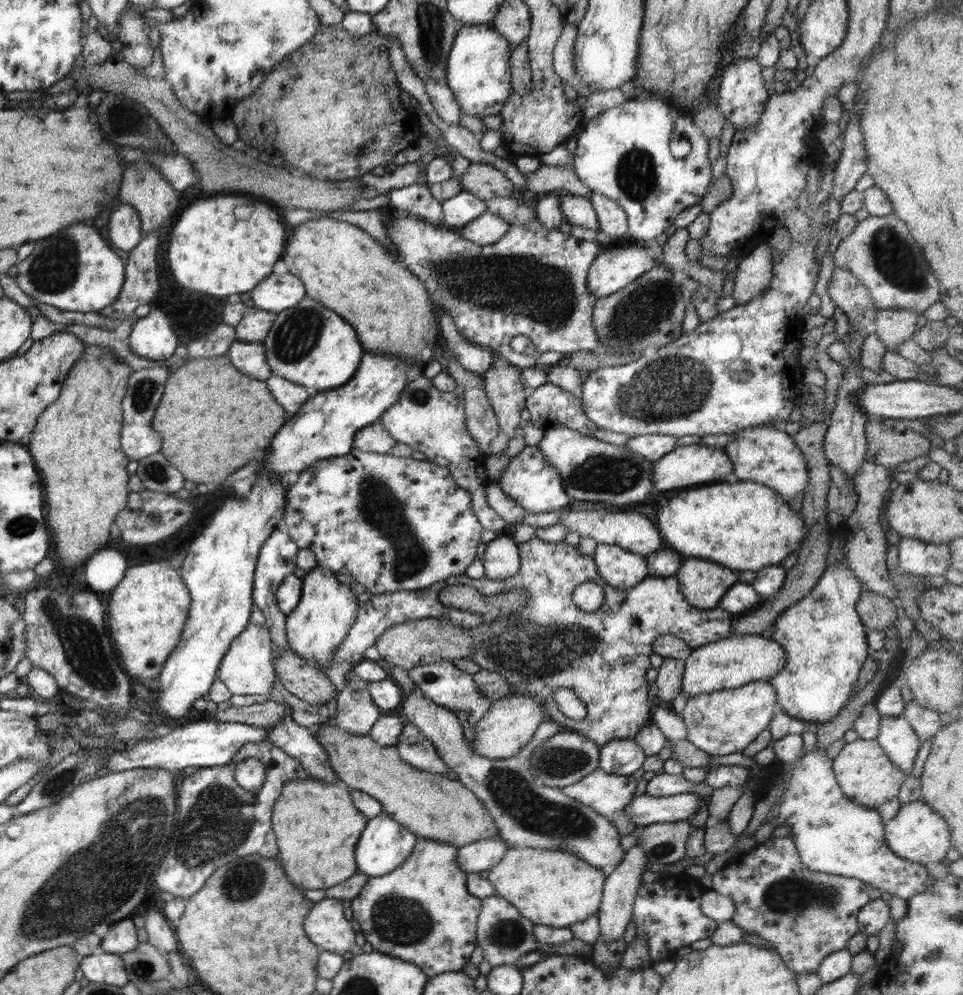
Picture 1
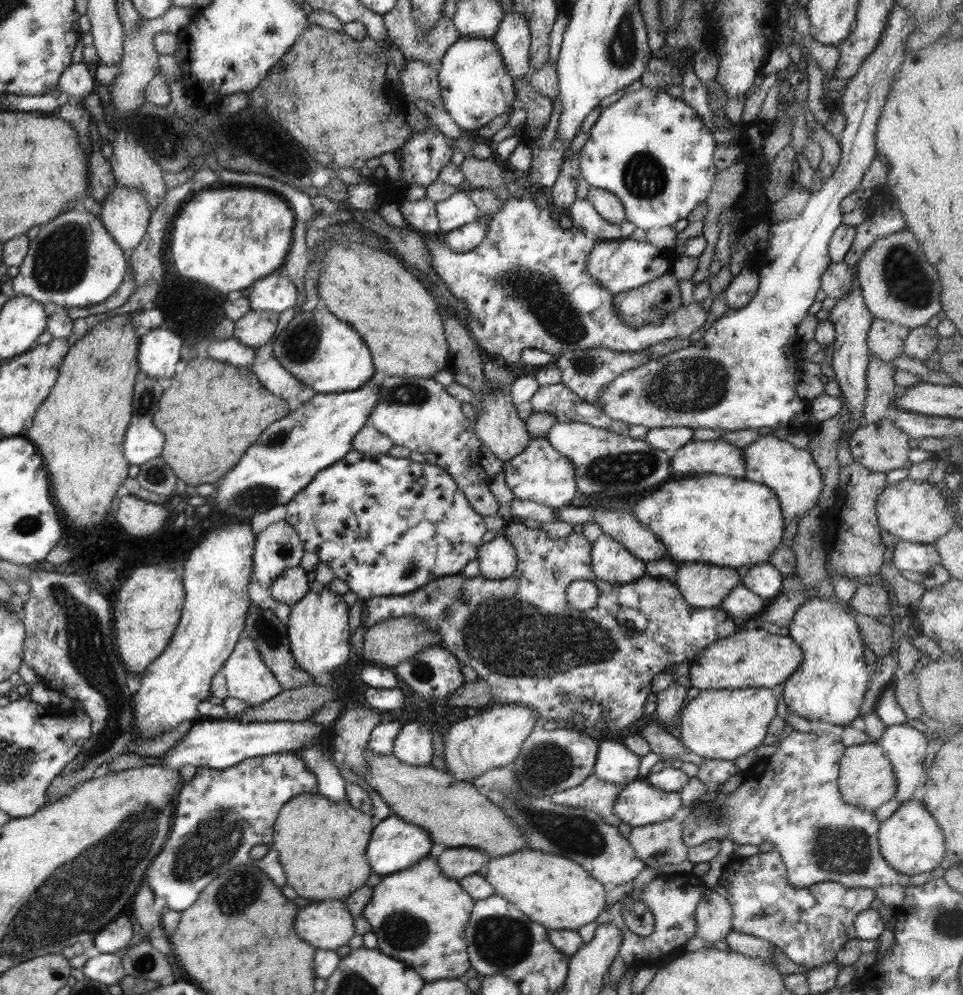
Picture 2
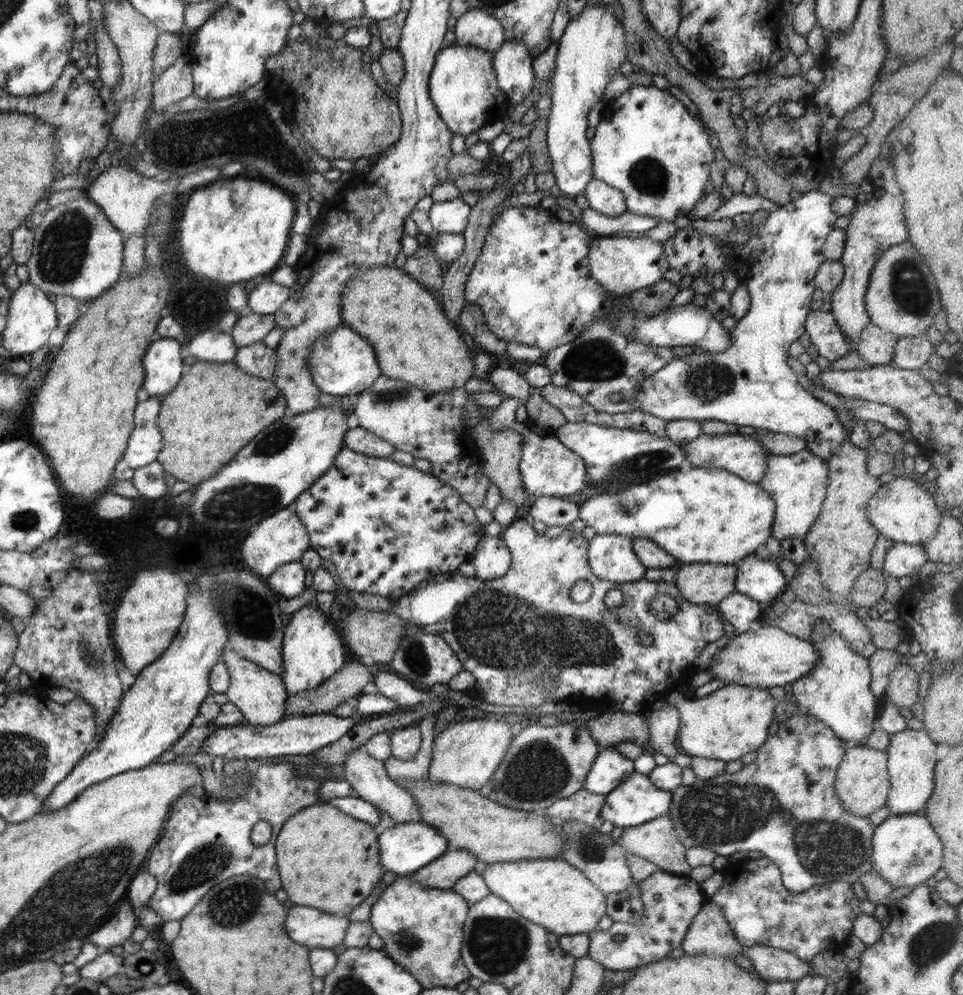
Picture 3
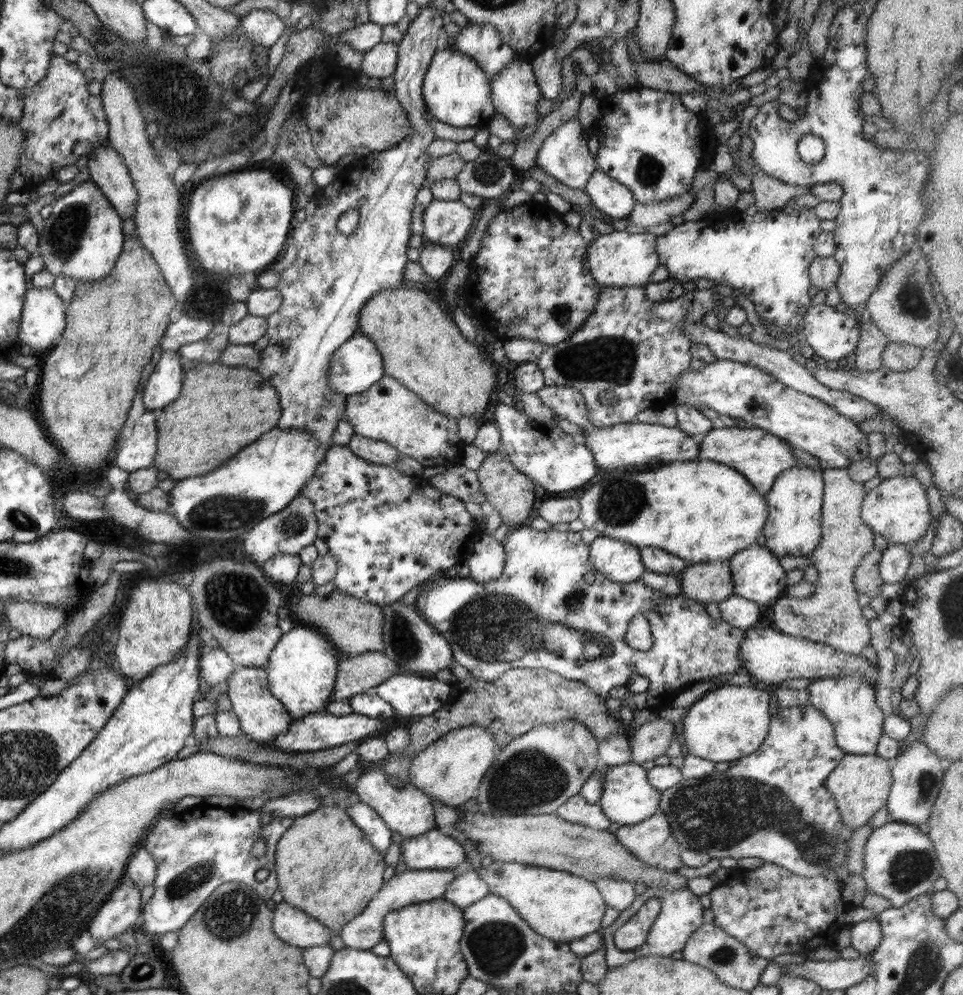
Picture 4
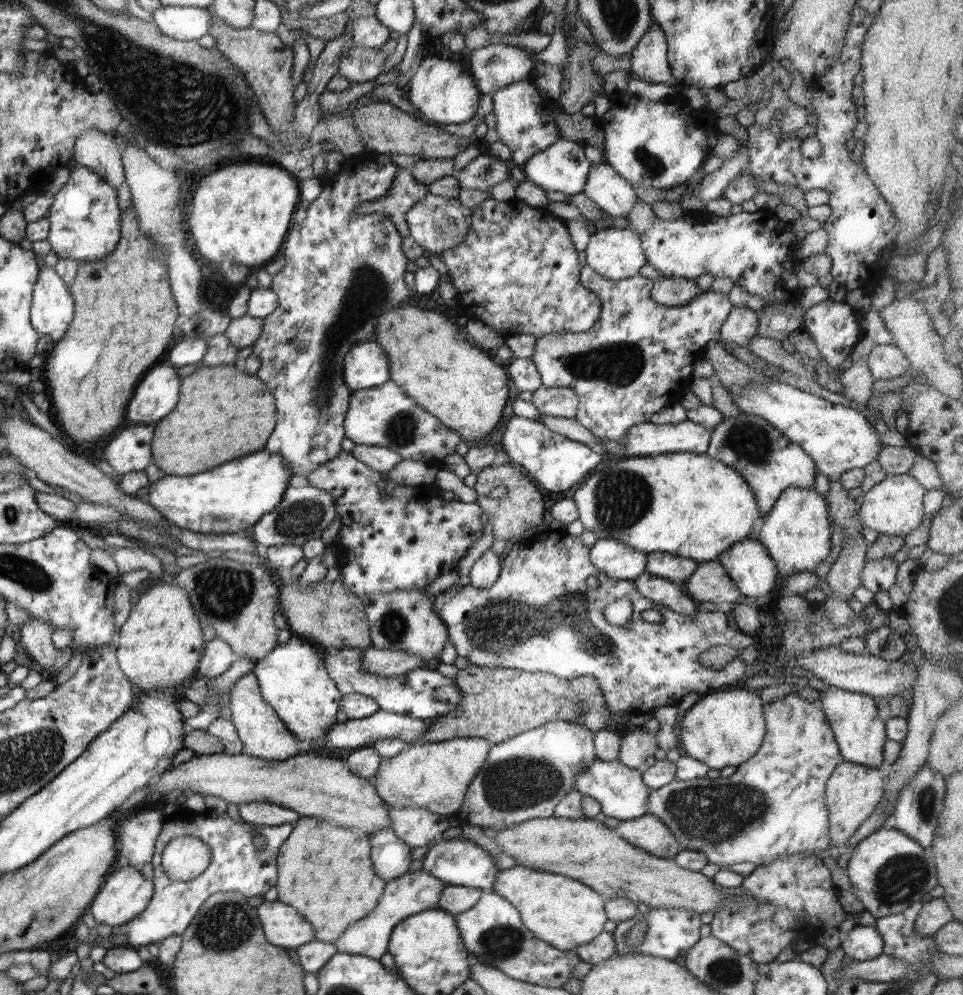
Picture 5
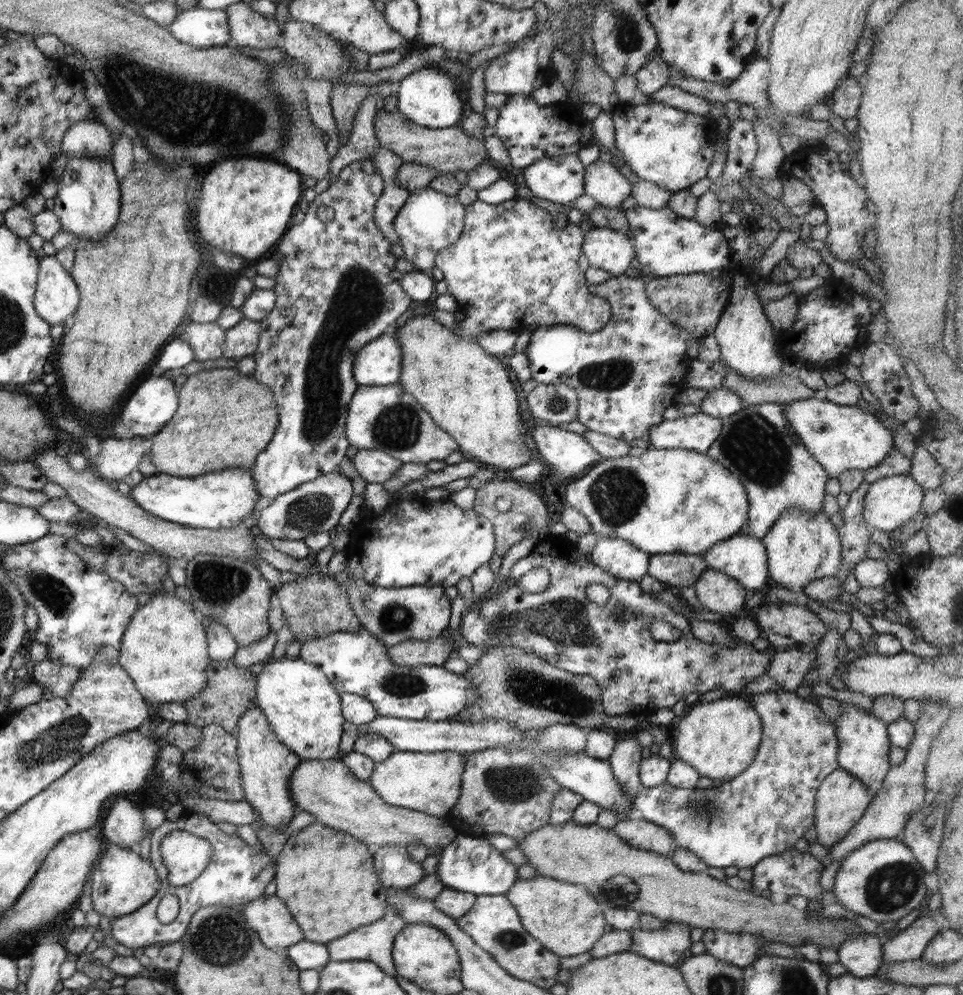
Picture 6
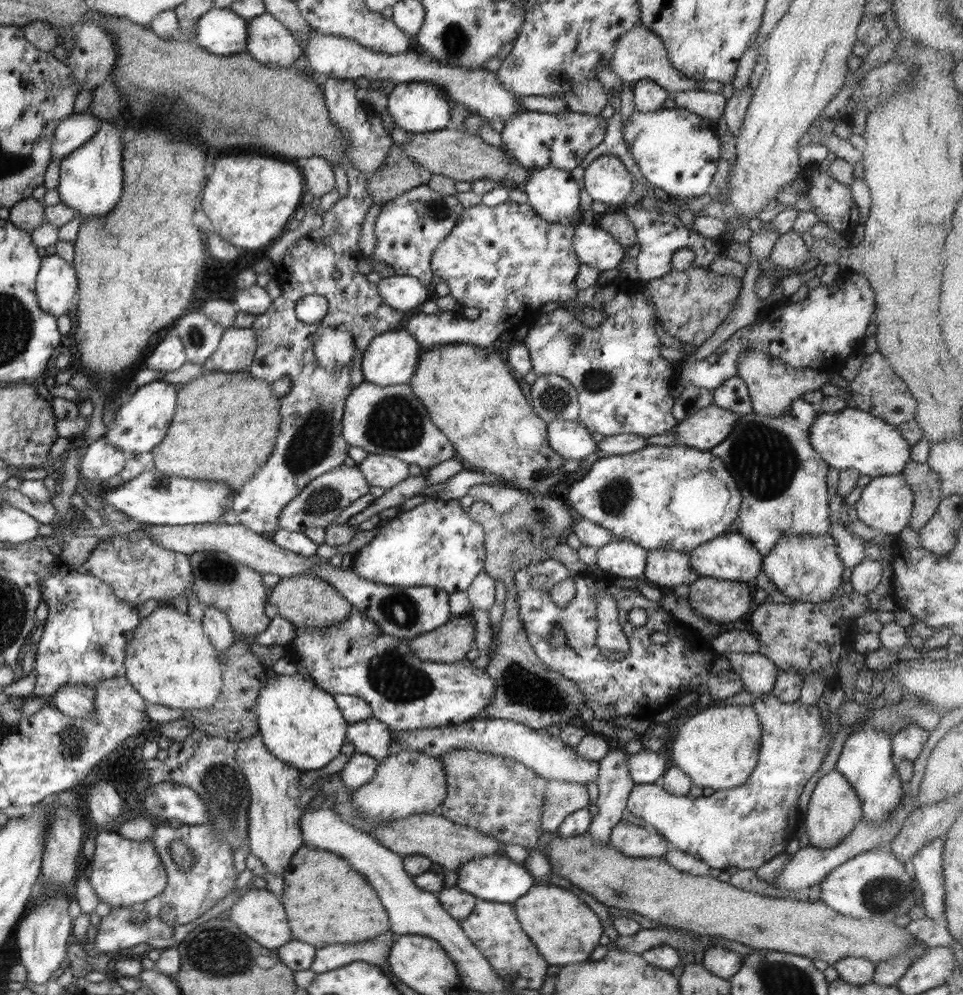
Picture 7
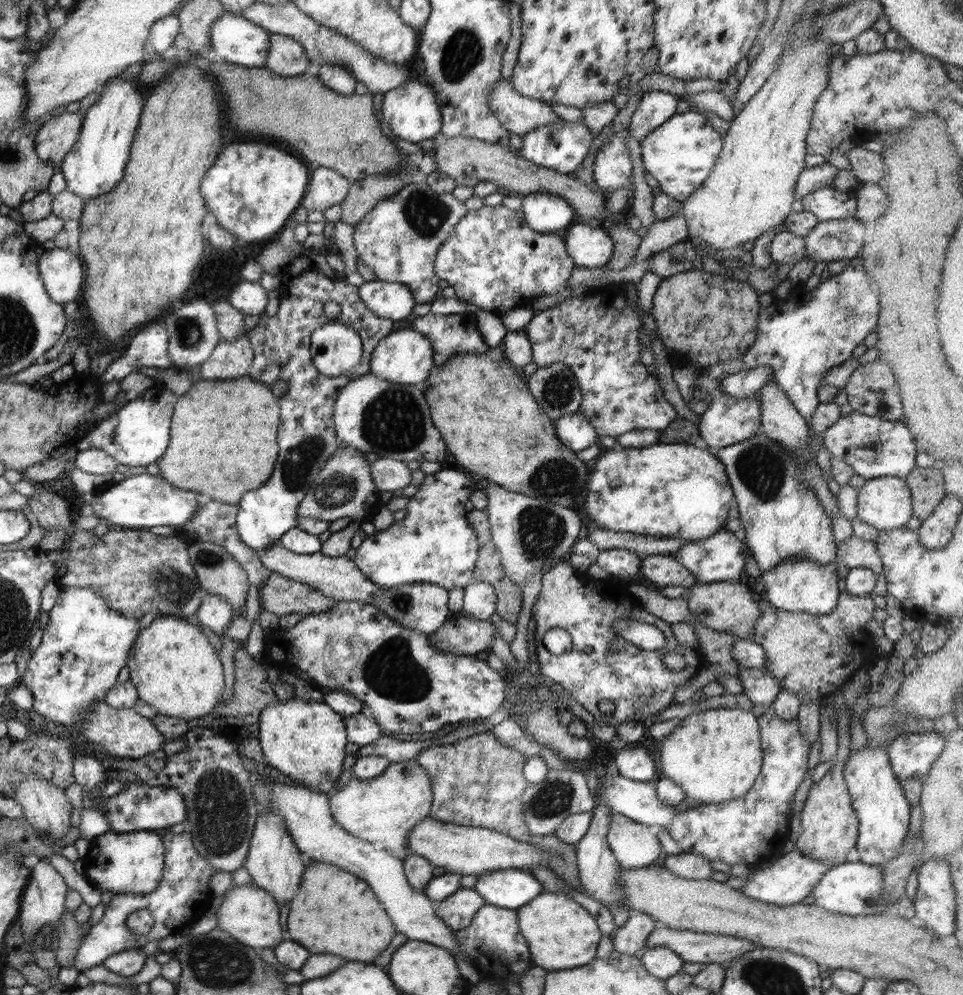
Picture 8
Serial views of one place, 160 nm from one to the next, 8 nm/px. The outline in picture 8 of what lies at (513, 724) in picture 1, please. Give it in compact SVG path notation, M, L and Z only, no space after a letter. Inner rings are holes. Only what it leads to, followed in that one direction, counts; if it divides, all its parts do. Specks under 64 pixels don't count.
M416 758L390 763L380 776L370 780L352 777L340 791L332 791L329 795L332 816L344 830L359 839L380 844L402 860L410 855L407 850L410 831L429 816L432 803L429 776Z

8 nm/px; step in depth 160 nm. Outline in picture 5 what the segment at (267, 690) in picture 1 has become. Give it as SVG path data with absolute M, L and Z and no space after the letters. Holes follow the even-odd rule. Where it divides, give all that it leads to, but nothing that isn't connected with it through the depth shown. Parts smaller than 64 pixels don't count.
M253 670L242 675L234 683L229 695L231 719L240 740L243 742L244 755L252 756L252 758L277 761L290 759L306 750L299 743L297 736L283 723L278 713L263 698Z

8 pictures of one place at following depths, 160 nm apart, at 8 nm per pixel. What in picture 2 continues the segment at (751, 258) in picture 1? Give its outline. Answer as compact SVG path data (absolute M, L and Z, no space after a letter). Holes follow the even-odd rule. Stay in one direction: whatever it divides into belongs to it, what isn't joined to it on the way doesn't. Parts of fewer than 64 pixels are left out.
M750 266L732 278L727 288L723 290L726 302L730 309L741 309L746 306L759 287L759 274Z

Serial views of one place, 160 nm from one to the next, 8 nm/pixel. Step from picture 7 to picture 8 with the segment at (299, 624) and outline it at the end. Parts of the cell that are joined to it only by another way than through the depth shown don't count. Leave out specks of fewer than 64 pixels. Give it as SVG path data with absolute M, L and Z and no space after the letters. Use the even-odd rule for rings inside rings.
M275 572L258 588L258 592L263 611L271 612L277 617L293 613L306 616L311 613L330 612L337 602L309 584L290 580Z

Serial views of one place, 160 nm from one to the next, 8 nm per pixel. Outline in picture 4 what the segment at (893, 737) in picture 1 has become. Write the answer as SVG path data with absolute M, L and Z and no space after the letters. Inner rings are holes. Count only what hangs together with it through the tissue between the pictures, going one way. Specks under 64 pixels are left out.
M915 740L912 744L908 744L902 752L899 752L892 763L893 781L885 805L891 814L892 821L908 823L925 830L931 808L942 788L945 764L944 760L938 758L922 740Z

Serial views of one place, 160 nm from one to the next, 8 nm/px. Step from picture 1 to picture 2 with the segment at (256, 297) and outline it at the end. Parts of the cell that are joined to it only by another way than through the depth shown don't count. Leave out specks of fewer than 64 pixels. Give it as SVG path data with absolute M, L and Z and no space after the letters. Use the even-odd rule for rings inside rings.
M272 274L252 284L247 299L252 310L280 313L297 304L300 293L285 274Z

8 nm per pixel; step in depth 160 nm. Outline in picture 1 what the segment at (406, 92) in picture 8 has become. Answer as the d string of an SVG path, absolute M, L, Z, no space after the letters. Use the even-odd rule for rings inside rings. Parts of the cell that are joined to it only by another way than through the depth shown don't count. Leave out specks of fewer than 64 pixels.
M491 24L462 26L452 43L446 60L446 80L463 114L477 118L496 115L514 92L510 70L511 48L506 37L499 35Z

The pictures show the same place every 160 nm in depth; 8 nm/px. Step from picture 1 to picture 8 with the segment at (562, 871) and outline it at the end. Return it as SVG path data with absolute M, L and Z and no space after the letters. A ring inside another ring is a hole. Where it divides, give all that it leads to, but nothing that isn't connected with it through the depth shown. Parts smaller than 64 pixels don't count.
M544 890L534 900L515 910L519 934L528 944L531 963L547 972L590 965L596 958L601 930L596 919L566 893Z

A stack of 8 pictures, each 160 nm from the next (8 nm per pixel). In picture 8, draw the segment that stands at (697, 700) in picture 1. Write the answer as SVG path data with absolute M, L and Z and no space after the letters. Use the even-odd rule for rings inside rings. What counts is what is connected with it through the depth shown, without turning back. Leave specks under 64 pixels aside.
M698 708L666 736L658 749L658 766L664 777L678 783L688 799L706 804L744 797L764 761L758 719L743 708Z

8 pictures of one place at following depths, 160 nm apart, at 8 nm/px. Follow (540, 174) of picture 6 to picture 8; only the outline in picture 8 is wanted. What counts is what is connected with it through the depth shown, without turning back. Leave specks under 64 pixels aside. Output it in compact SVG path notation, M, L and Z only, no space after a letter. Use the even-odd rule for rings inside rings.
M533 192L524 196L521 211L529 227L536 232L565 231L574 220L575 210L567 200L549 192Z

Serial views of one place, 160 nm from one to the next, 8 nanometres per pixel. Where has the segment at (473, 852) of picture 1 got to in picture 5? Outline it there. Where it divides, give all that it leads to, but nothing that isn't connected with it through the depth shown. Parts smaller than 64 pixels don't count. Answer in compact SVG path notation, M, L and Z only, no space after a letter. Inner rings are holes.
M422 869L403 874L391 881L385 881L383 894L373 911L370 911L363 919L350 924L344 934L339 936L334 946L338 952L344 952L344 954L360 954L380 961L380 958L388 953L391 930L402 922L403 918L408 918L423 910L438 908L443 888L446 885L443 880Z

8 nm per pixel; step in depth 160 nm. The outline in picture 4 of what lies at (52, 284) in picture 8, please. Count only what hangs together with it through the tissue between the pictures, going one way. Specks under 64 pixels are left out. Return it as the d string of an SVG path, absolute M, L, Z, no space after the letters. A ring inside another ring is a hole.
M30 288L26 292L25 306L20 322L20 337L22 344L28 344L33 352L47 351L56 346L61 340L67 323L67 303L52 289Z

